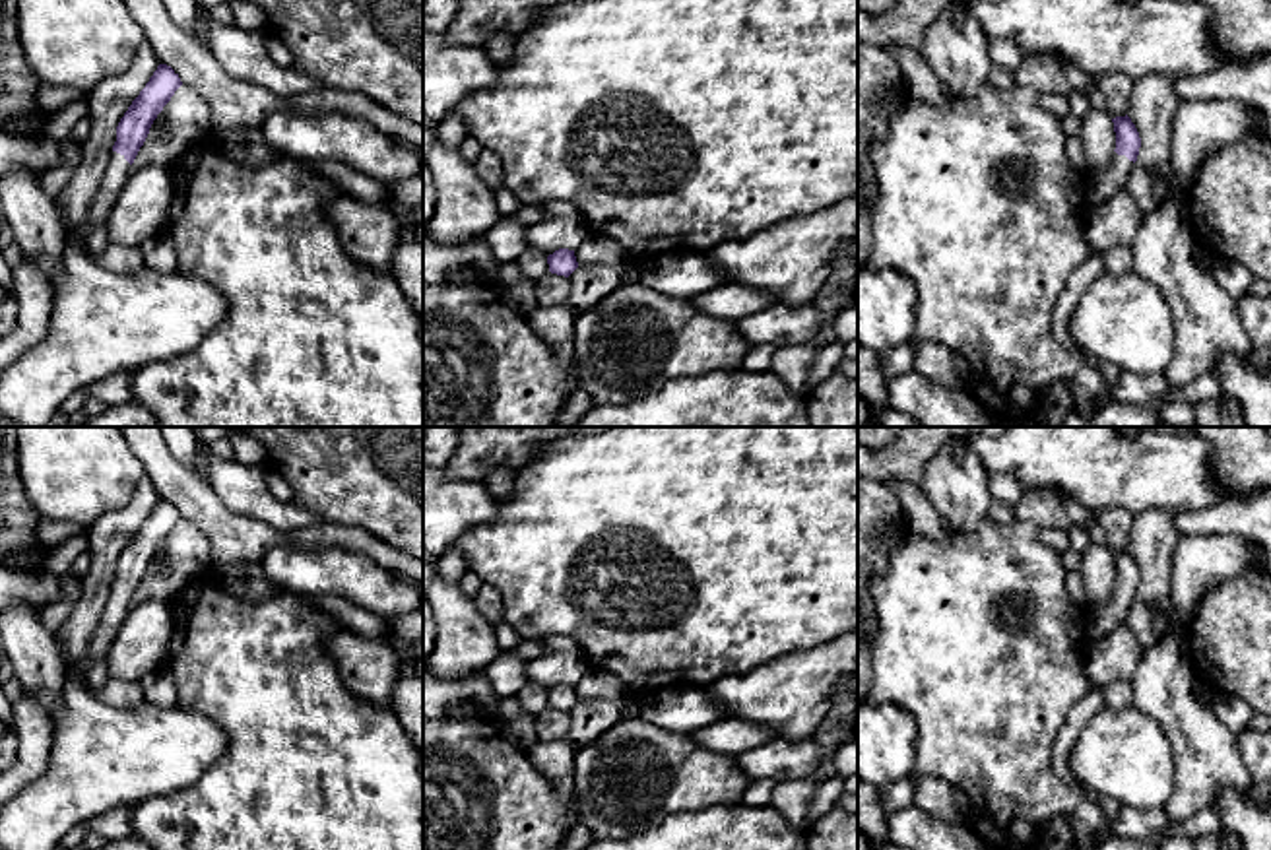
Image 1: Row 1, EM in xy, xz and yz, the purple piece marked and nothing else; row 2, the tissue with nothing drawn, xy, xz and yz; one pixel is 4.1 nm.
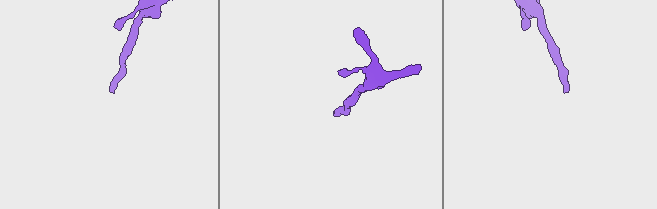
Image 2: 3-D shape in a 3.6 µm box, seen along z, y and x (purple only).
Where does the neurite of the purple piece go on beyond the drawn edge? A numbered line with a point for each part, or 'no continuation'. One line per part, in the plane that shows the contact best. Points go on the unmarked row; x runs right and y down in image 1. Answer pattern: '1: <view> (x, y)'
1: xy (101, 757)

